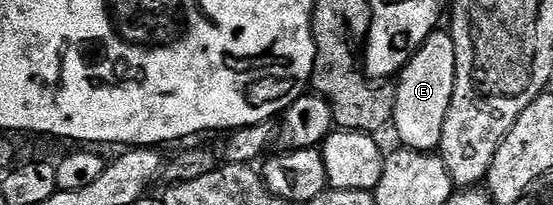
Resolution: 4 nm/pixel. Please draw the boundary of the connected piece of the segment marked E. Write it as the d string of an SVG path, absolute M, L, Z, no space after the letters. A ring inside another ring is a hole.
M436 31L429 34L423 46L412 55L410 63L398 74L393 129L399 132L403 140L400 142L406 148L416 149L418 153L438 150L445 119L449 115L449 103L455 97L456 71L455 38L450 32Z

